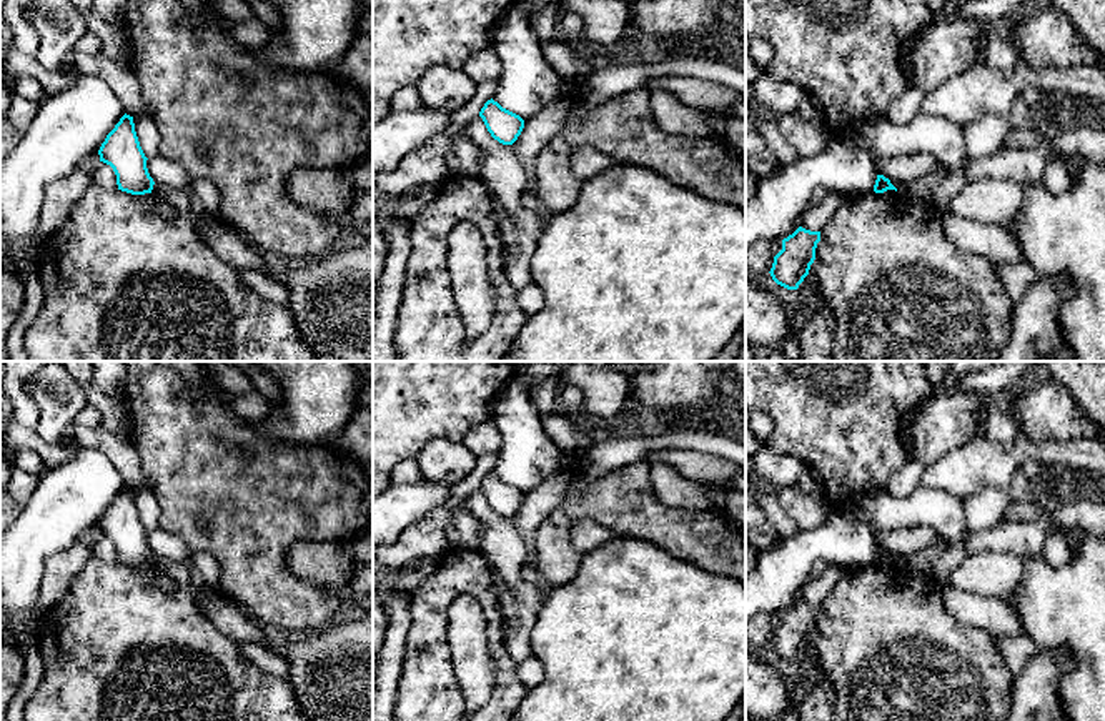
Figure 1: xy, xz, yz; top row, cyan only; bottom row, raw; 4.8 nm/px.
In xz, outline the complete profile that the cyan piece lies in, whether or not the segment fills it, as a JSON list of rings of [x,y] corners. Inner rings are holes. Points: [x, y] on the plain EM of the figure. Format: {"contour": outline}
{"contour": [[[493,471],[484,476],[479,490],[491,510],[503,518],[513,518],[524,501],[524,493],[519,488],[503,481]]]}

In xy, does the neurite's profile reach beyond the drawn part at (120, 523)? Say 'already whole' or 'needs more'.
already whole

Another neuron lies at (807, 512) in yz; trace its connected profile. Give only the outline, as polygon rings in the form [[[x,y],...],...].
[[[797,486],[779,488],[777,501],[800,530],[819,528],[830,513],[822,495],[805,495]]]

